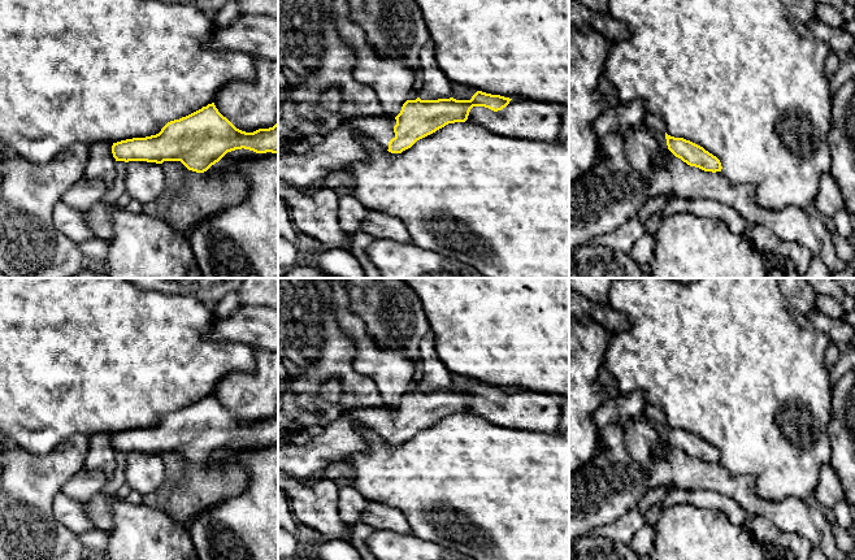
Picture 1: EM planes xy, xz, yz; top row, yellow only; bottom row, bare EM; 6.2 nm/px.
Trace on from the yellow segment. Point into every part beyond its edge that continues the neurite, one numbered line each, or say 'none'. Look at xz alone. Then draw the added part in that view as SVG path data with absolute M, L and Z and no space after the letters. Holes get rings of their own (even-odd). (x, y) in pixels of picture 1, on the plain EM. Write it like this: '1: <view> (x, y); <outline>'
1: xz (341, 441); M386 405L344 412L308 443L278 446L278 472L301 482L317 477L330 463L350 461L353 455L369 450L356 429L359 425L389 440L390 431L395 429L395 416L396 411Z

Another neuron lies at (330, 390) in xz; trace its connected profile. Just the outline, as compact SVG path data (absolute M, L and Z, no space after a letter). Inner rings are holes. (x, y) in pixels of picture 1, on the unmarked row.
M331 378L320 386L316 395L325 401L338 401L342 399L342 382L338 378Z

